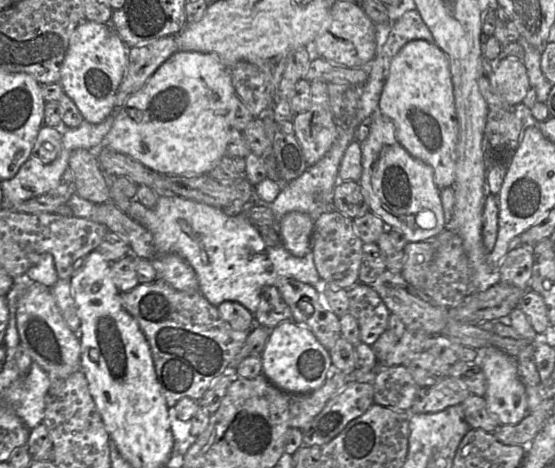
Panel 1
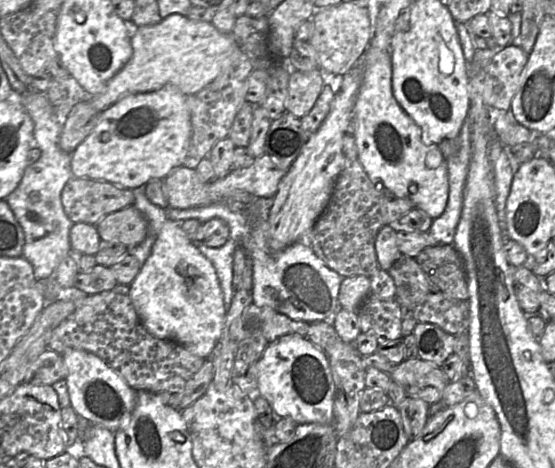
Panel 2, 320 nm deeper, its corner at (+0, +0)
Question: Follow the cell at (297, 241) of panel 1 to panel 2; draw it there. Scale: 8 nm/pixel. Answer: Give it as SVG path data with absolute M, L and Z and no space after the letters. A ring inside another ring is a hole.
M345 159L345 165L336 179L325 211L313 228L303 234L298 243L310 247L333 271L344 277L370 277L381 269L375 250L375 240L385 224L385 188L374 183L358 159Z

